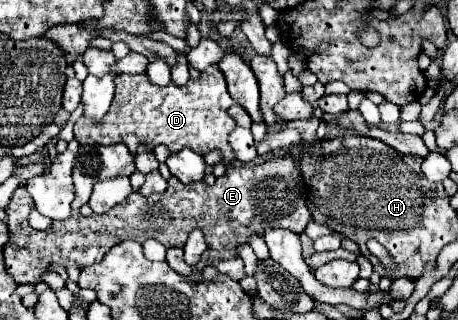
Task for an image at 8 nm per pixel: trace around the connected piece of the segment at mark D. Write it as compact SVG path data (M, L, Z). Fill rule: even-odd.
M207 68L201 72L197 80L189 78L189 82L179 88L175 82L167 86L155 86L149 82L147 74L123 74L115 78L115 98L113 104L103 116L103 120L87 120L81 116L75 122L75 138L79 144L127 144L131 154L137 152L139 142L147 142L149 146L165 144L173 154L183 148L191 148L193 152L205 156L211 150L221 150L225 164L235 162L233 150L227 142L229 132L235 128L235 120L227 114L233 106L233 98L227 92L227 82L223 72L215 68Z

